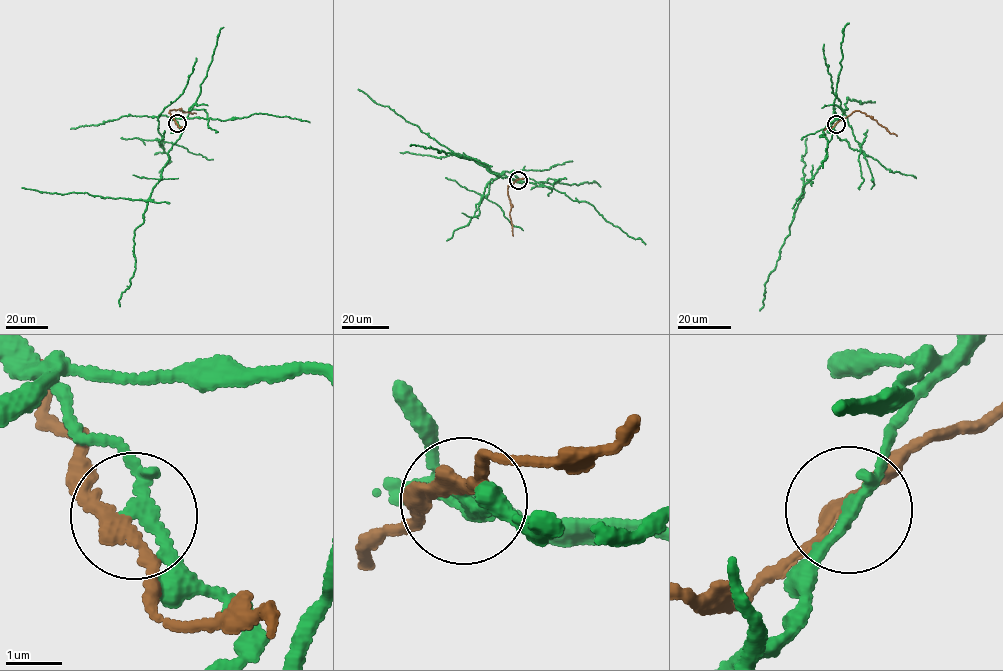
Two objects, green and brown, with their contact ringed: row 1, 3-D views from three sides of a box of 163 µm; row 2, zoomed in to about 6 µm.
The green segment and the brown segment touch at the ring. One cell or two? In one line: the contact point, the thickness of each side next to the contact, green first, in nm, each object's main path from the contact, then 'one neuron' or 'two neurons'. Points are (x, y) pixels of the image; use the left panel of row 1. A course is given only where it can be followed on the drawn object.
(177, 123) | 190/240 nm | green via (177, 124), (183, 131), (168, 153), (169, 159), (160, 180), (146, 200), (21, 187) | brown via (177, 124), (169, 111), (196, 113) | two neurons

